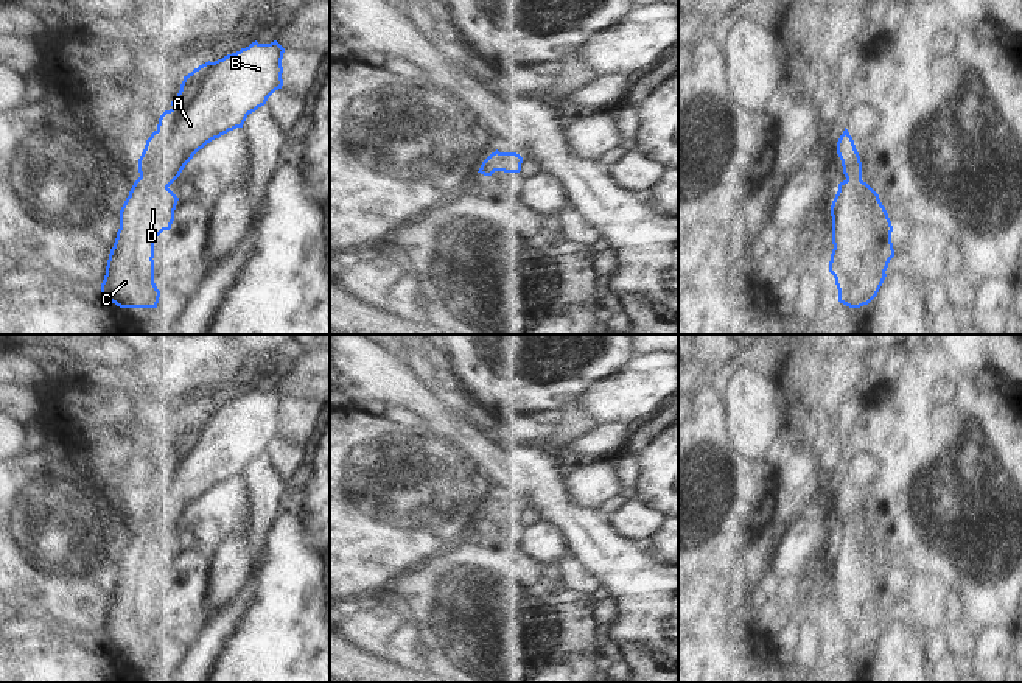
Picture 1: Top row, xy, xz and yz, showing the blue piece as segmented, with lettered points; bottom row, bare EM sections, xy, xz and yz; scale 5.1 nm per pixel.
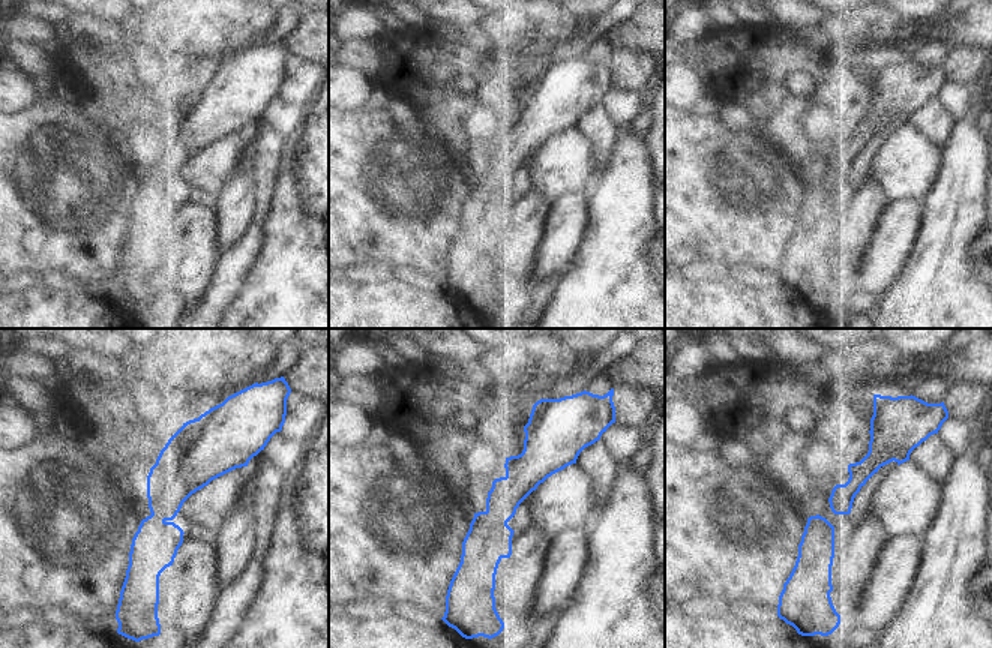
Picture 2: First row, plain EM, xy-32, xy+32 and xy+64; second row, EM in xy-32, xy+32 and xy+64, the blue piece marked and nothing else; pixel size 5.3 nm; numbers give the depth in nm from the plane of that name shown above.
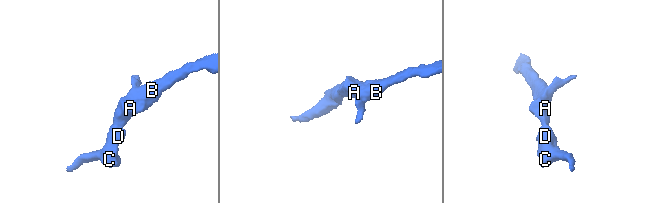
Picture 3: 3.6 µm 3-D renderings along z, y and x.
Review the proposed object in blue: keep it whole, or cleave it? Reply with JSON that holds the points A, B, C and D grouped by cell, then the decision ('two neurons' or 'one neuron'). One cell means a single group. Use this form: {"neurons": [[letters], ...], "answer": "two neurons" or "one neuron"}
{"neurons": [["A", "B", "C", "D"]], "answer": "one neuron"}

